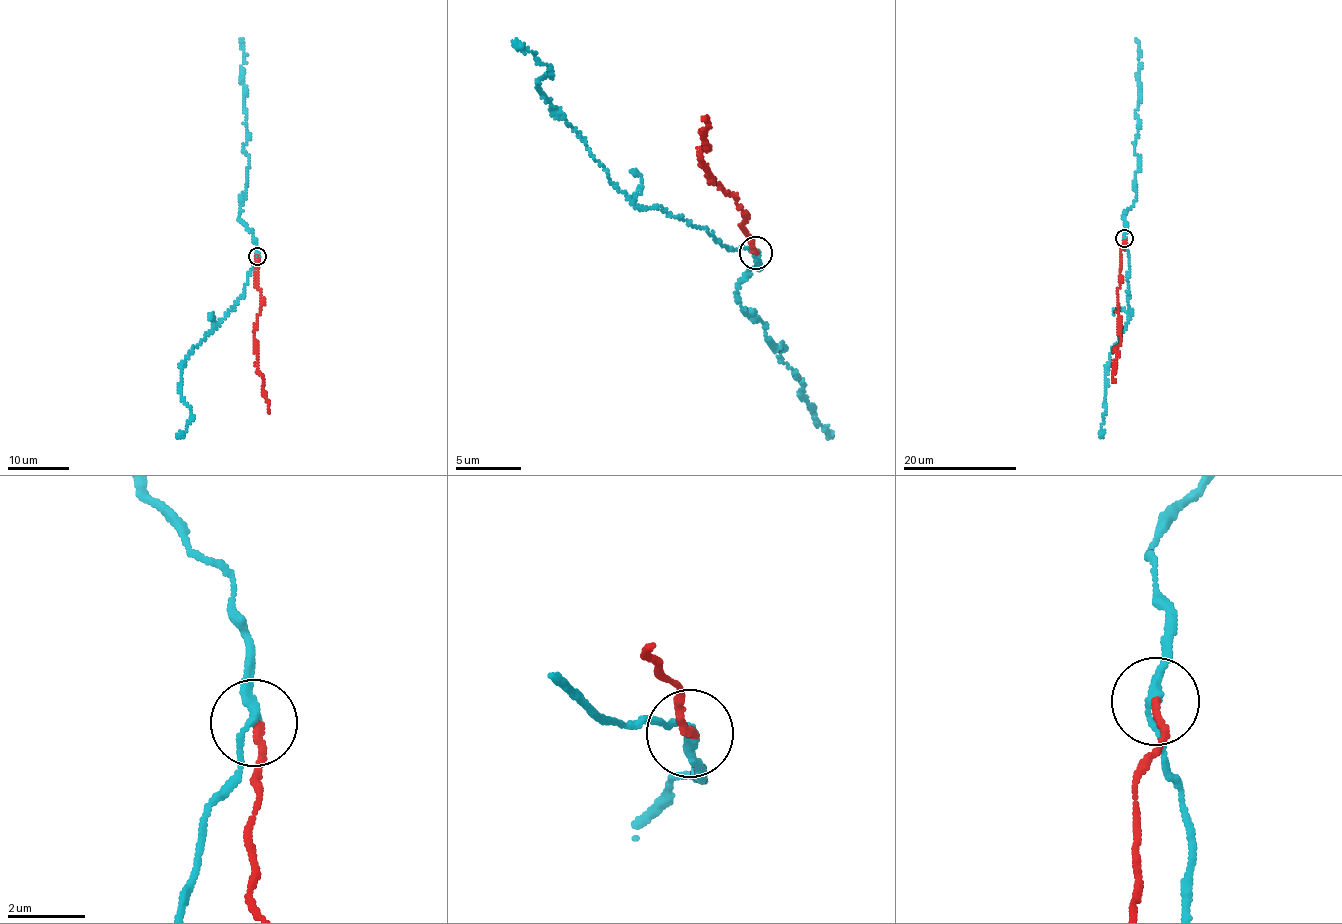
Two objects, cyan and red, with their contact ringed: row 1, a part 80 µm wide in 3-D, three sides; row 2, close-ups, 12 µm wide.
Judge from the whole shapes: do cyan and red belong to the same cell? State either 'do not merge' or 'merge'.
do not merge

